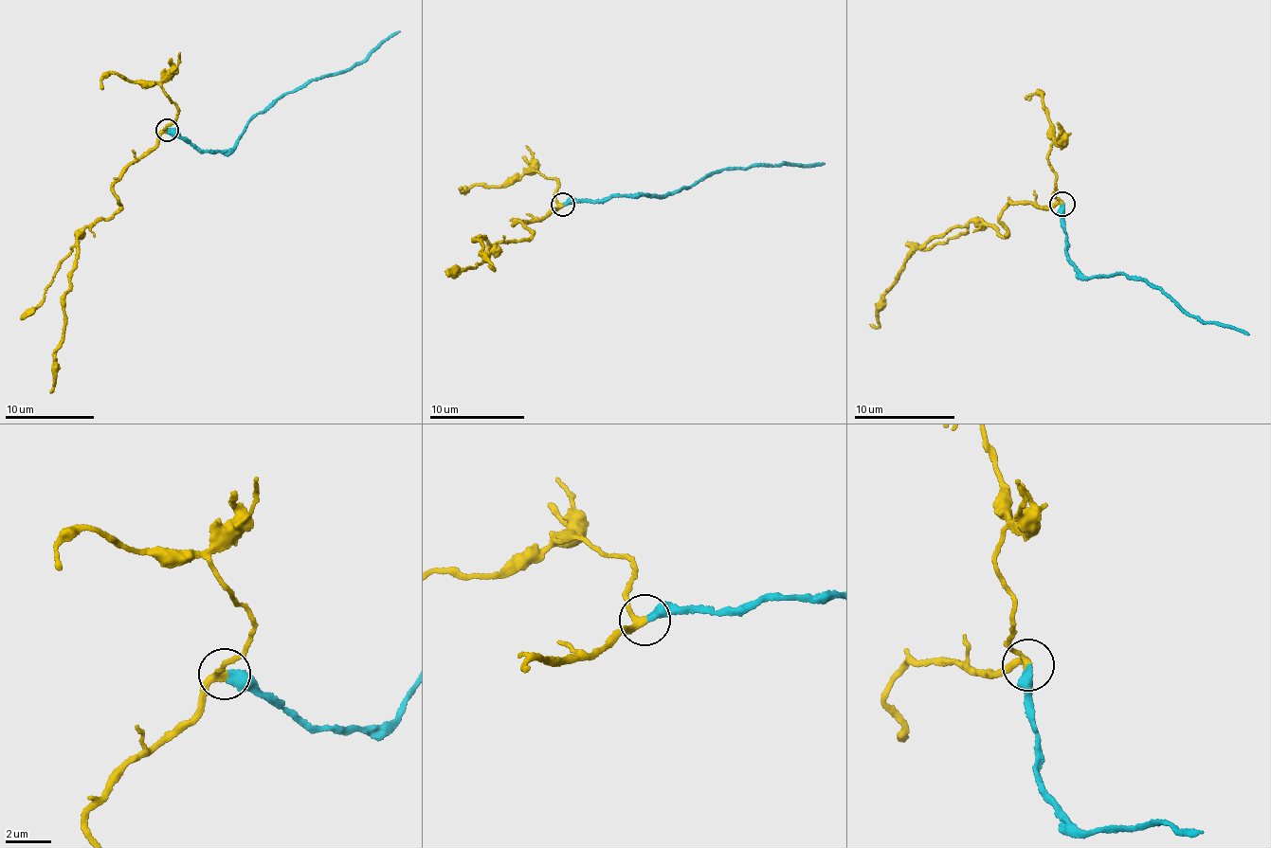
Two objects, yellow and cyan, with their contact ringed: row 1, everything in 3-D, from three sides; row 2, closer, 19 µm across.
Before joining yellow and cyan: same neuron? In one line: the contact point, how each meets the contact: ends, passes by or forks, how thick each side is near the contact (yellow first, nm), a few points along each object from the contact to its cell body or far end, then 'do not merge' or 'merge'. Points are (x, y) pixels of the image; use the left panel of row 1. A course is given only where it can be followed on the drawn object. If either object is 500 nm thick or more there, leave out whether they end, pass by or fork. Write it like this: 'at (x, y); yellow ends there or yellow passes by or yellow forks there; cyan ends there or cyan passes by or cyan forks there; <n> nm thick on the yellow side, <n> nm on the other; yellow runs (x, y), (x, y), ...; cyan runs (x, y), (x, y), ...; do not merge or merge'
at (167, 130); yellow passes by; cyan ends there; 260 nm thick on the yellow side, 440 nm on the other; yellow runs (168, 131), (120, 171), (113, 191), (119, 209), (112, 218), (89, 224), (79, 232), (50, 393); cyan runs (168, 131), (202, 150), (223, 151), (236, 147), (255, 114), (265, 111), (303, 83), (350, 69), (400, 31); merge

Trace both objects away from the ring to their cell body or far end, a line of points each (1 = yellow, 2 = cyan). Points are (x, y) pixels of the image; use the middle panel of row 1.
1: (563, 205), (544, 217), (515, 222), (532, 233), (527, 239), (490, 244), (476, 239), (490, 267)
2: (563, 205), (595, 201), (605, 197), (668, 193), (713, 174), (764, 162), (825, 163)

